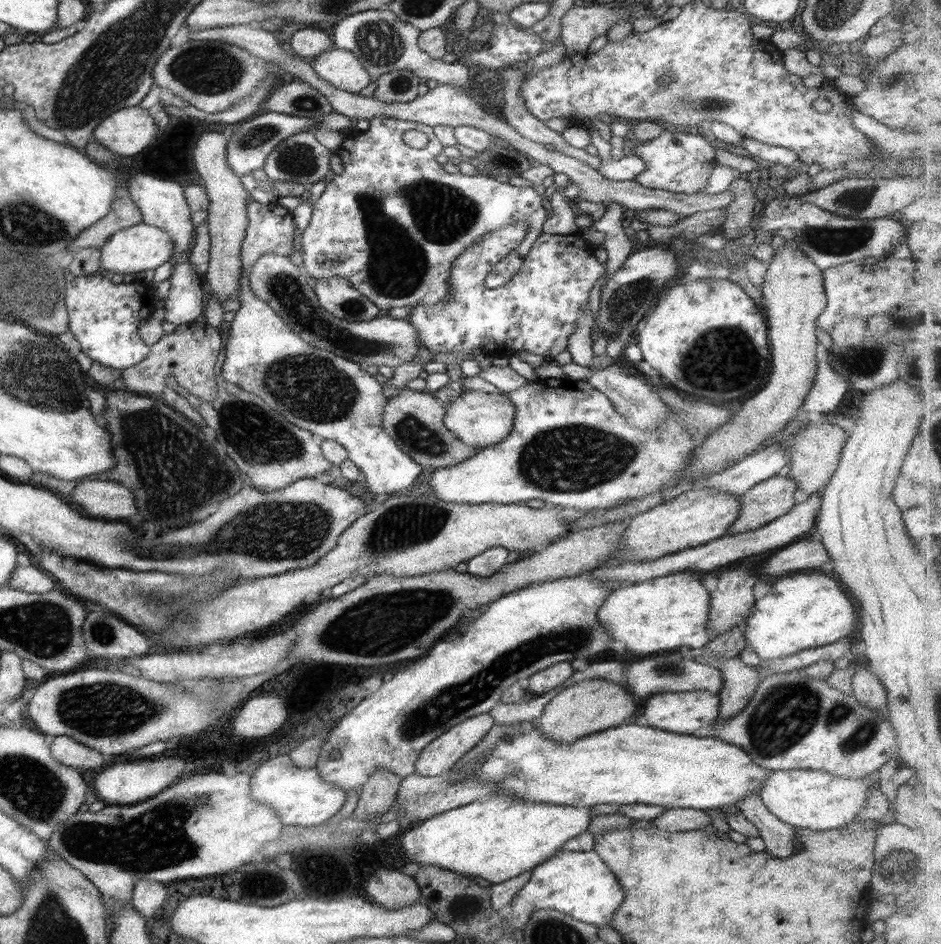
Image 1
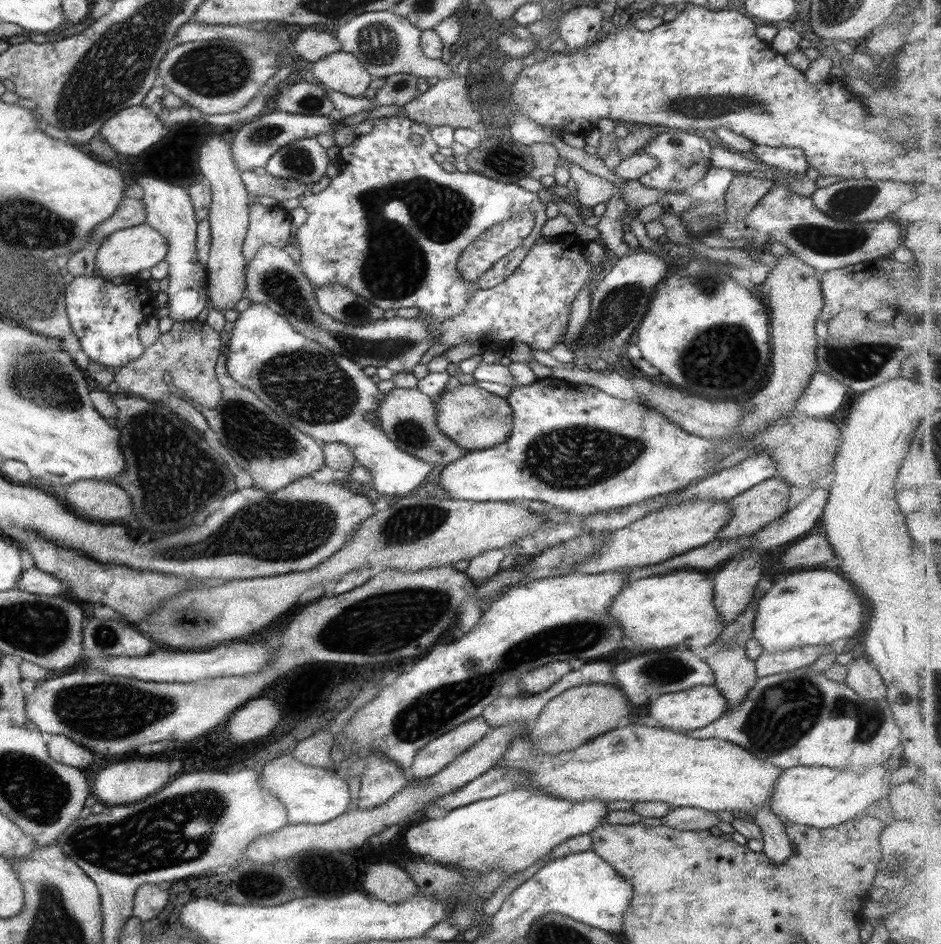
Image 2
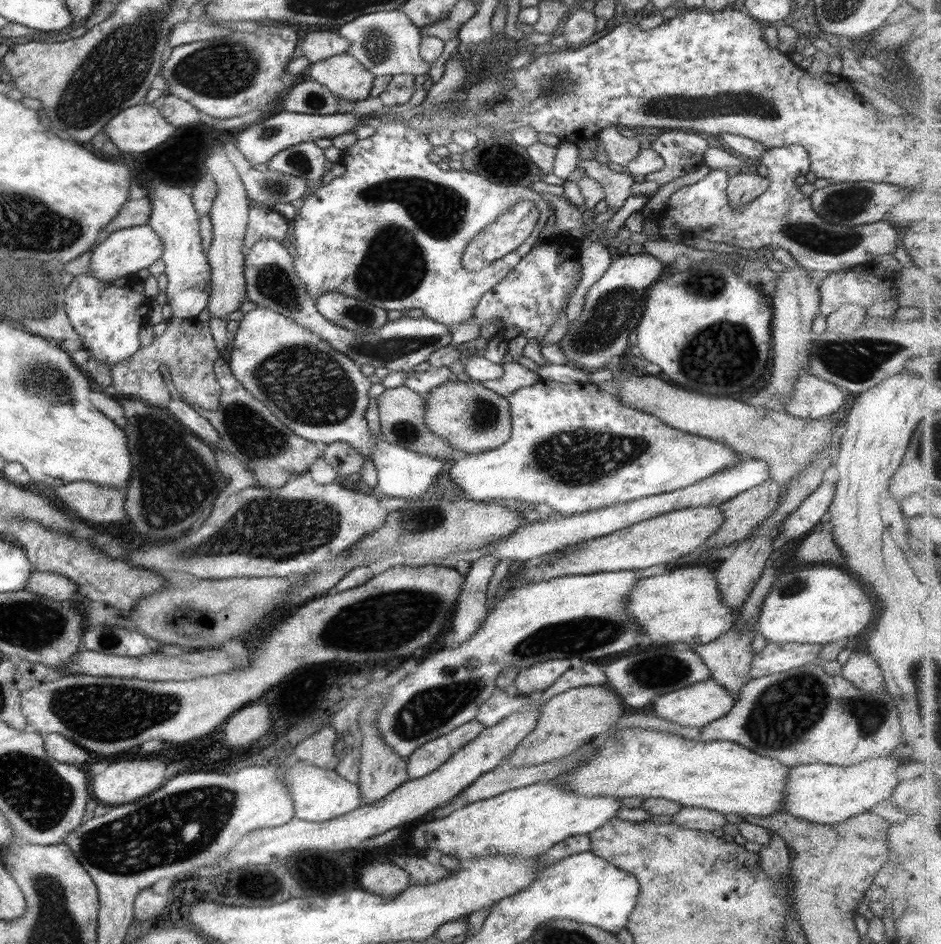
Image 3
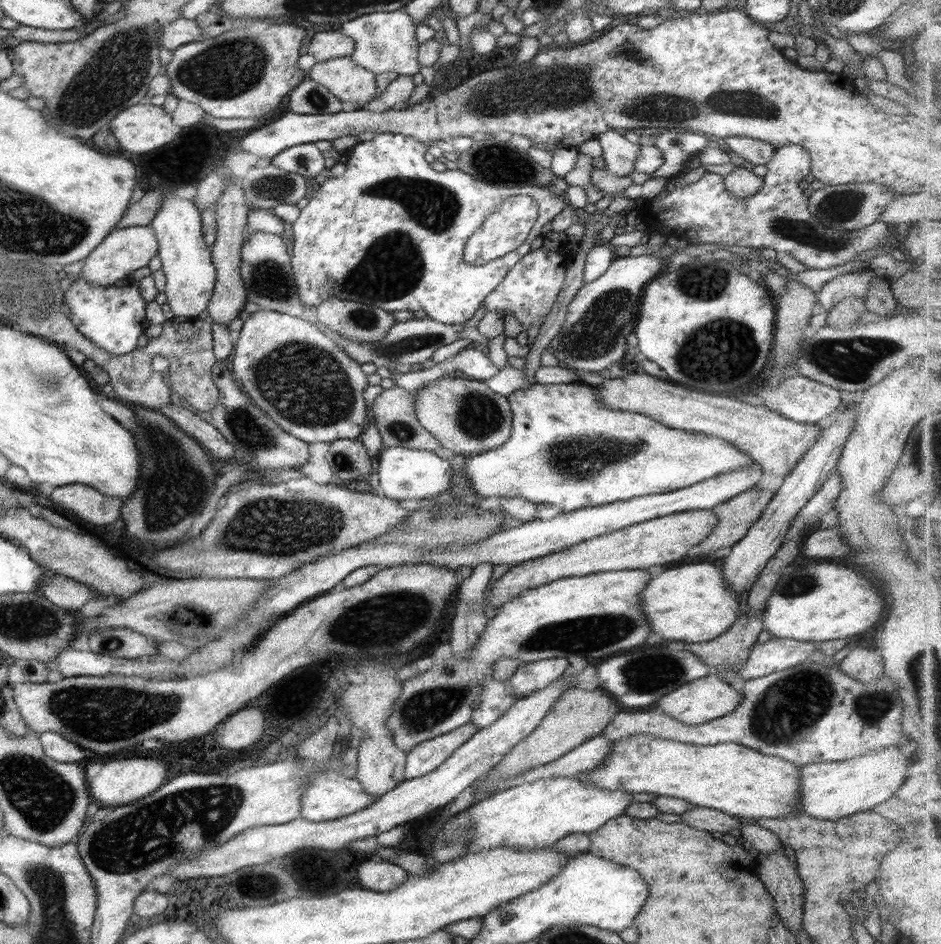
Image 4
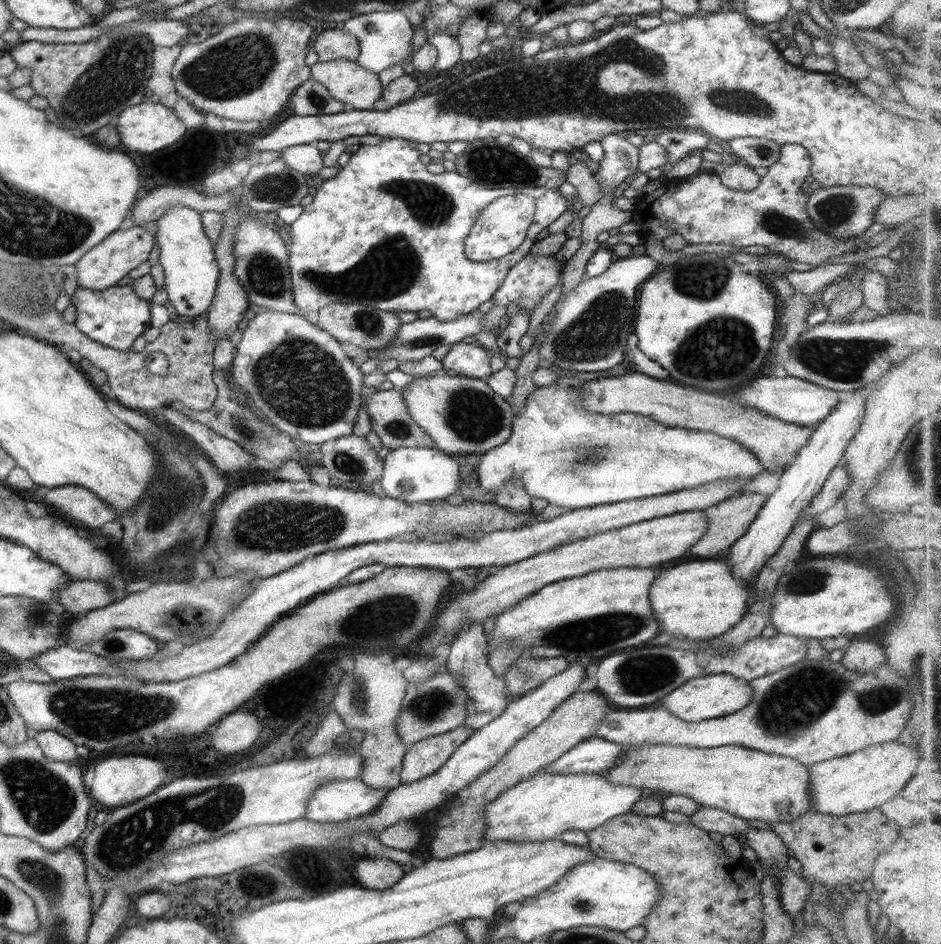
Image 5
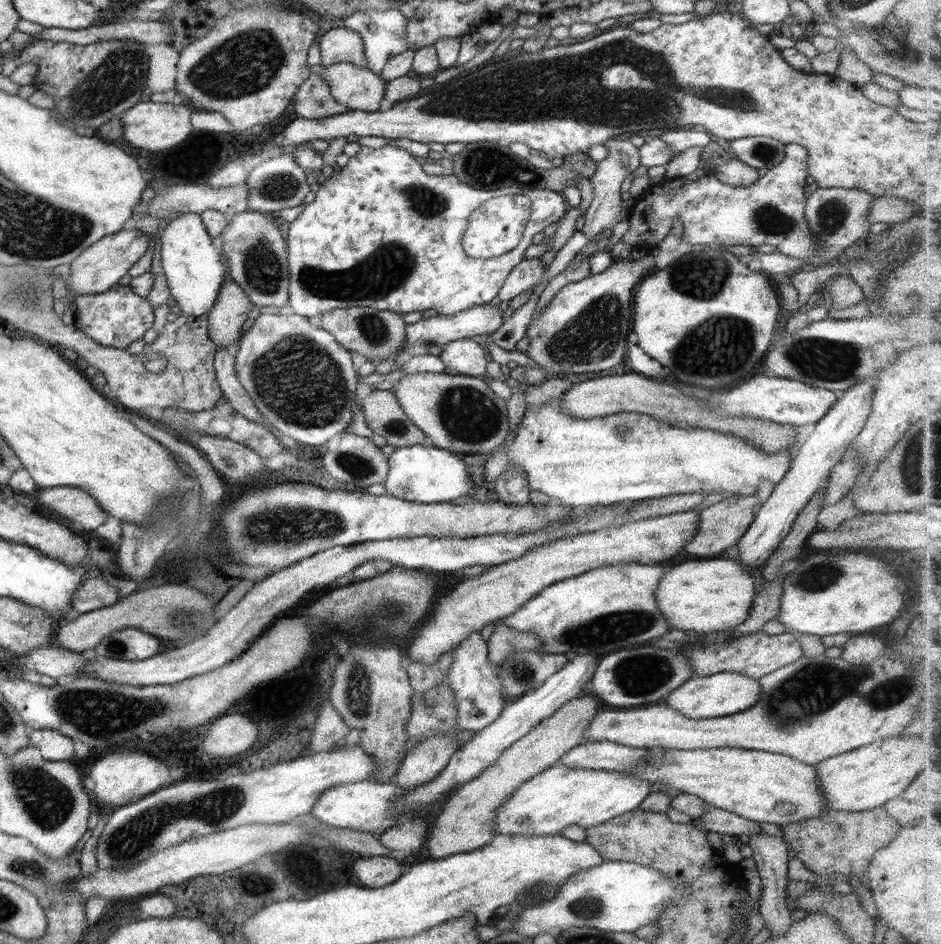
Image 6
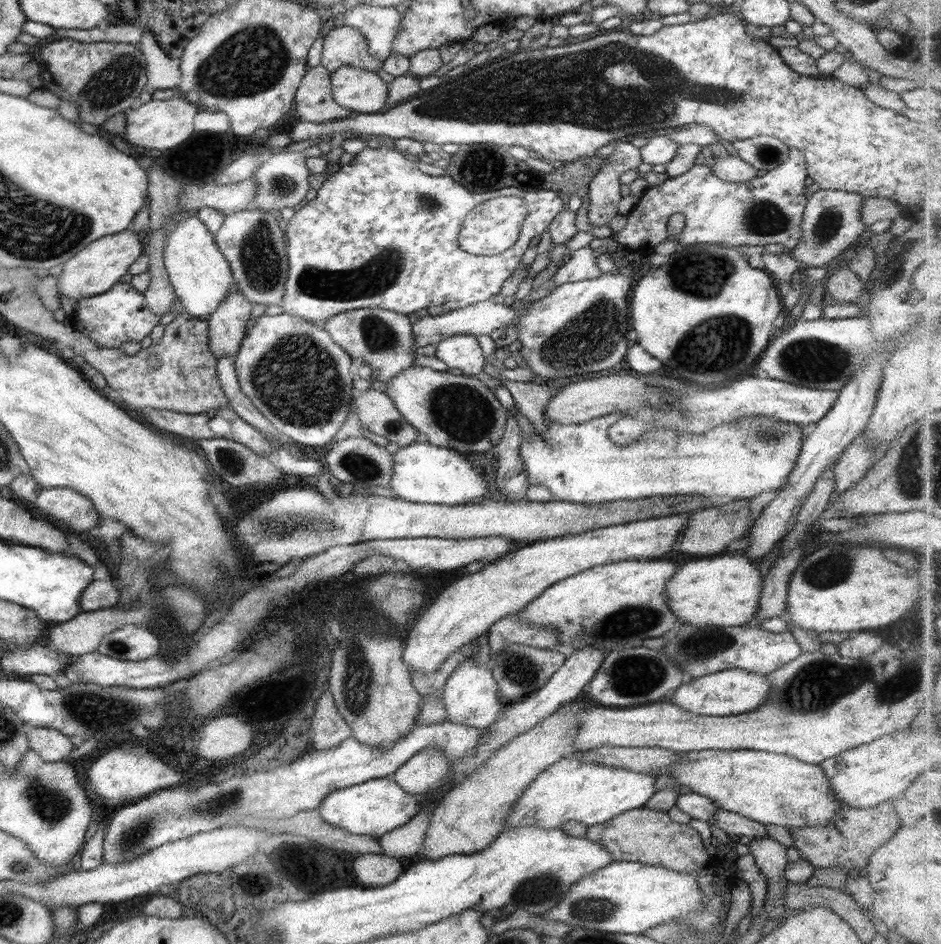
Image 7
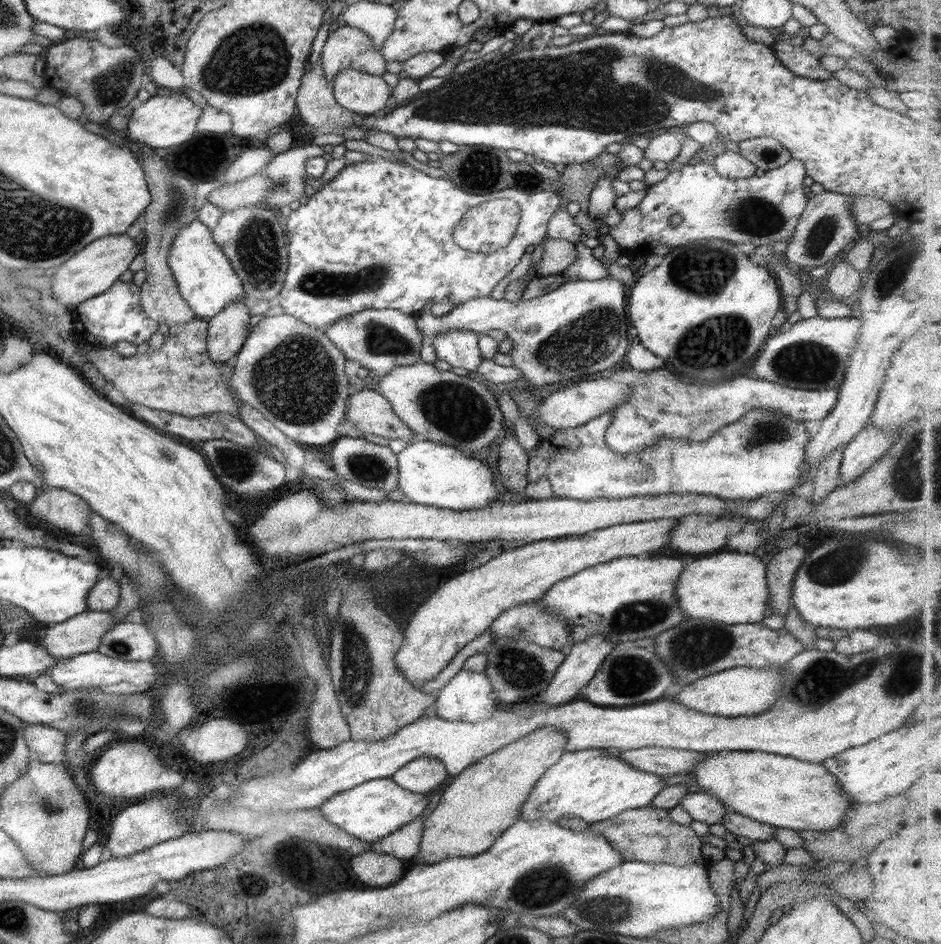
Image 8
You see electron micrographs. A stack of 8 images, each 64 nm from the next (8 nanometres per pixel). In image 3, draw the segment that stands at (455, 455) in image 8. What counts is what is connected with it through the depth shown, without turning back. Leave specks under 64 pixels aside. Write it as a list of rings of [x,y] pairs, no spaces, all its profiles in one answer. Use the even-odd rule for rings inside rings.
[[[256,306],[243,313],[231,342],[229,370],[235,380],[248,390],[267,410],[297,436],[311,442],[329,444],[343,441],[352,446],[364,460],[373,464],[377,479],[377,488],[389,498],[415,498],[425,492],[440,471],[443,461],[435,460],[425,454],[405,450],[402,446],[386,443],[381,436],[372,437],[363,417],[369,402],[371,383],[359,371],[359,365],[343,354],[329,348],[329,345],[316,334],[295,324],[288,316],[274,313],[272,310]]]

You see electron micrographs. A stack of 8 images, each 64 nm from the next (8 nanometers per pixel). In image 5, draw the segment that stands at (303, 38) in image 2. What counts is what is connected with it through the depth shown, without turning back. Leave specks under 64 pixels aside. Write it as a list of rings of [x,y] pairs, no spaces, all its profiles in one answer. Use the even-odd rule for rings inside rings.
[[[339,26],[321,31],[313,42],[312,51],[317,54],[319,62],[325,63],[337,59],[356,62],[358,42],[354,36],[343,31]]]

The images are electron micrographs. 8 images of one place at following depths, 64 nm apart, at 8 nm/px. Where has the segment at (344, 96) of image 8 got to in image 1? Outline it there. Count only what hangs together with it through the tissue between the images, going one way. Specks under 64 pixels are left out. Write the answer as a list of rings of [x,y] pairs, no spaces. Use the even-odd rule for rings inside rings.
[[[340,48],[320,52],[313,59],[312,69],[325,83],[351,94],[358,94],[371,82],[355,55]]]

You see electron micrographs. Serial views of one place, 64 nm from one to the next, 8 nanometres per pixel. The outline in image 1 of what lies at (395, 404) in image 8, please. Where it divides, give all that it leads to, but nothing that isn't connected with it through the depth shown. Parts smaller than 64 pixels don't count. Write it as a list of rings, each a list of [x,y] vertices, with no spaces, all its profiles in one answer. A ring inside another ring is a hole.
[[[462,390],[452,401],[444,403],[443,424],[463,444],[472,447],[486,447],[503,440],[513,424],[515,407],[503,393],[489,394],[479,390]]]

